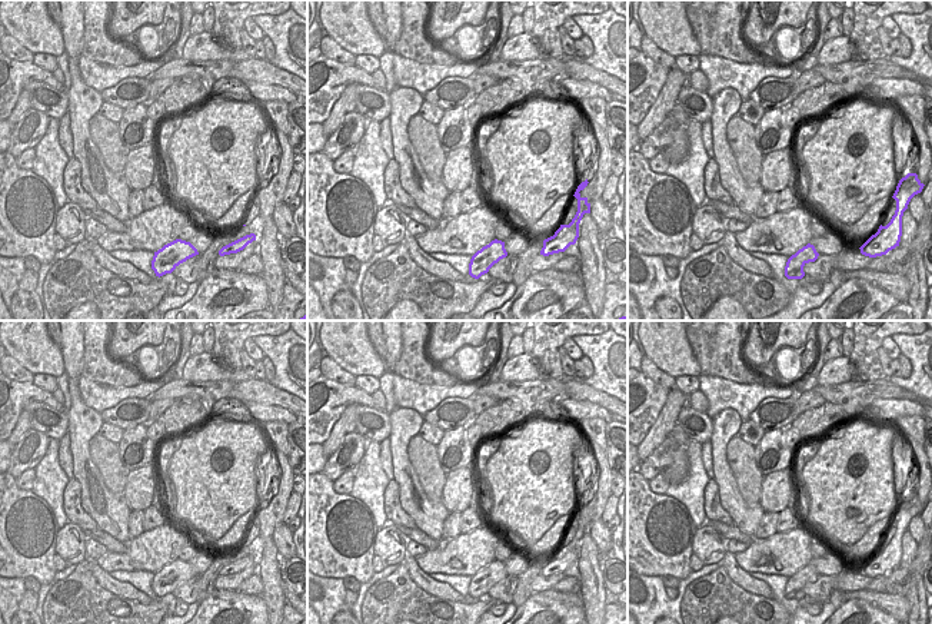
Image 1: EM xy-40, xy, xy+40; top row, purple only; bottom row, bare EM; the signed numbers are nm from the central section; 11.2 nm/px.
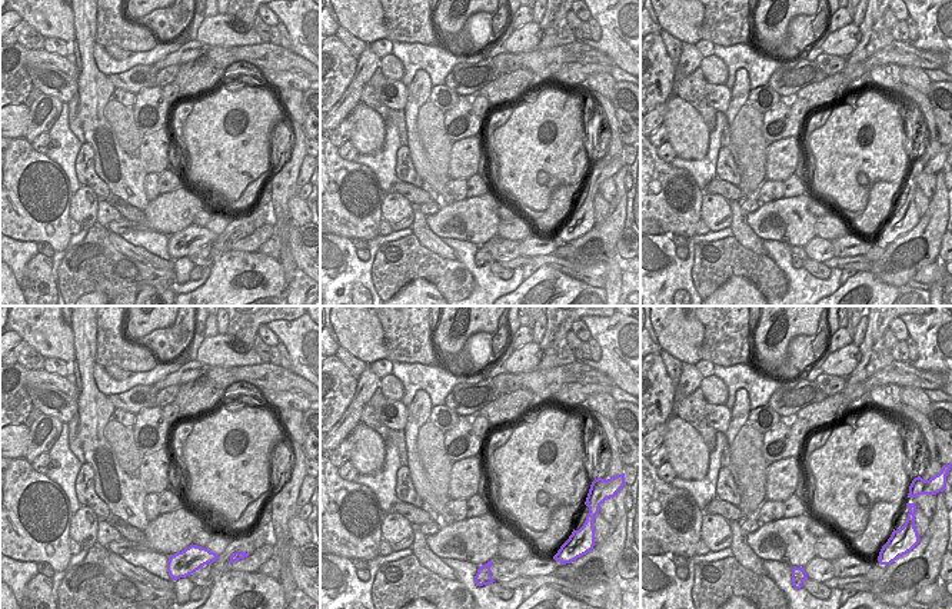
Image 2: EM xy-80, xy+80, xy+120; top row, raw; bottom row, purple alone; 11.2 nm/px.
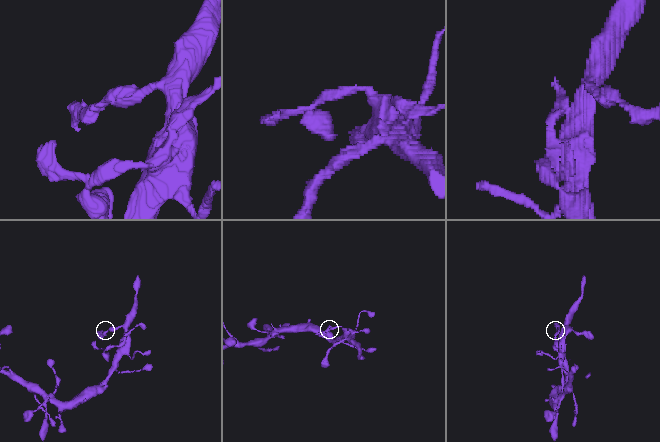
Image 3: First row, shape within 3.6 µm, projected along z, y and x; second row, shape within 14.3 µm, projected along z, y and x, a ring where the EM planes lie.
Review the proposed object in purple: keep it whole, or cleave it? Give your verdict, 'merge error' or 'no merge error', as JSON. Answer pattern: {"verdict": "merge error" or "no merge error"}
{"verdict": "no merge error"}

